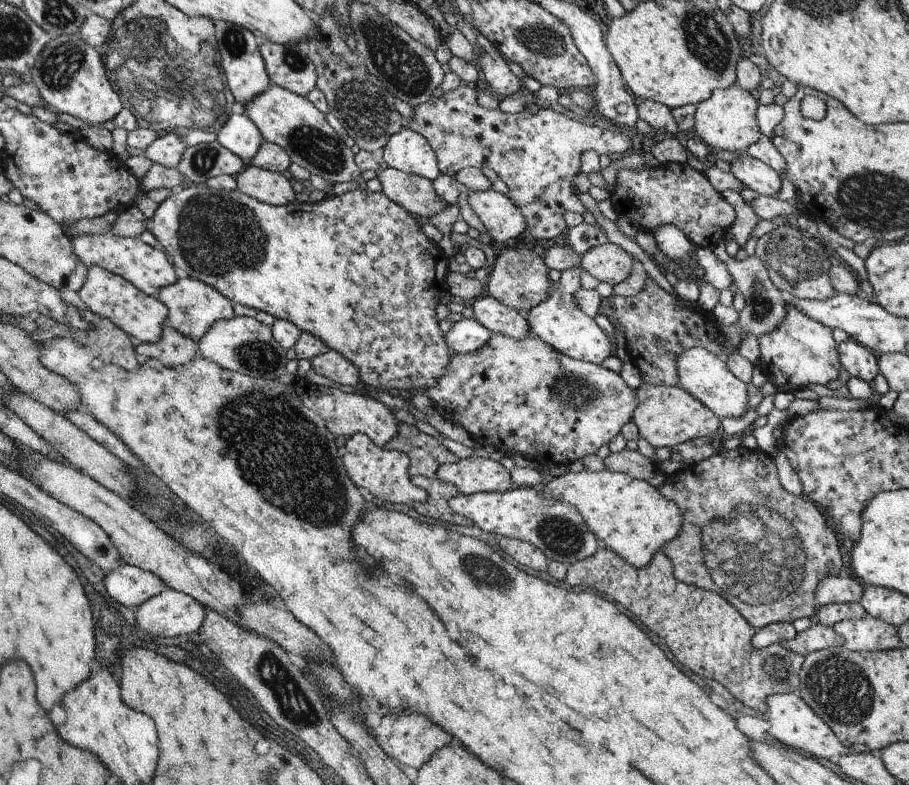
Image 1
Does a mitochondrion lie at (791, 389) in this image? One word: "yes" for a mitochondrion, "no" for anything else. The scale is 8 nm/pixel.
no

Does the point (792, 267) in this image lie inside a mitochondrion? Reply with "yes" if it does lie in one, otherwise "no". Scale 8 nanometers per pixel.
yes

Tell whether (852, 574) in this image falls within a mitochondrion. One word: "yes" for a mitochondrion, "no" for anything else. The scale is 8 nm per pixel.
no

